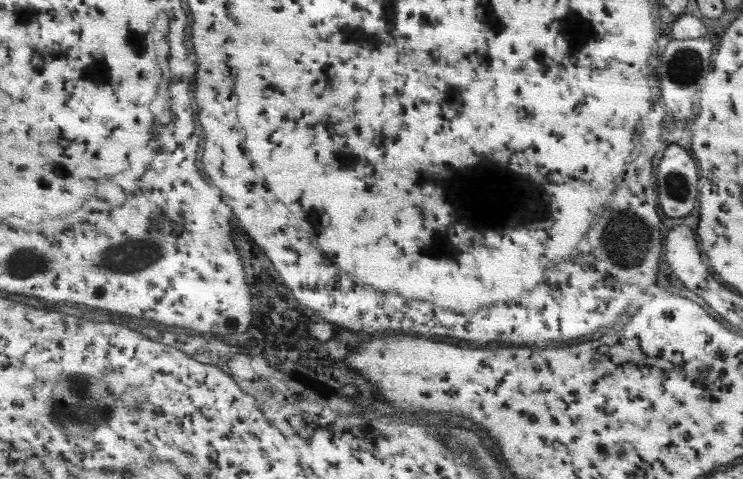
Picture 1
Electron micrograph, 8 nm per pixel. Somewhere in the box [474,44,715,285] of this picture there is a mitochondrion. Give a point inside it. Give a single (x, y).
(676, 67)

